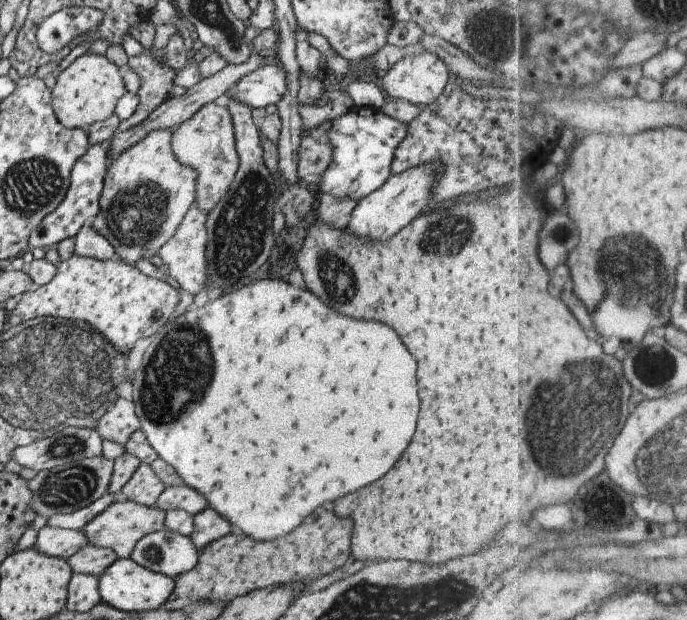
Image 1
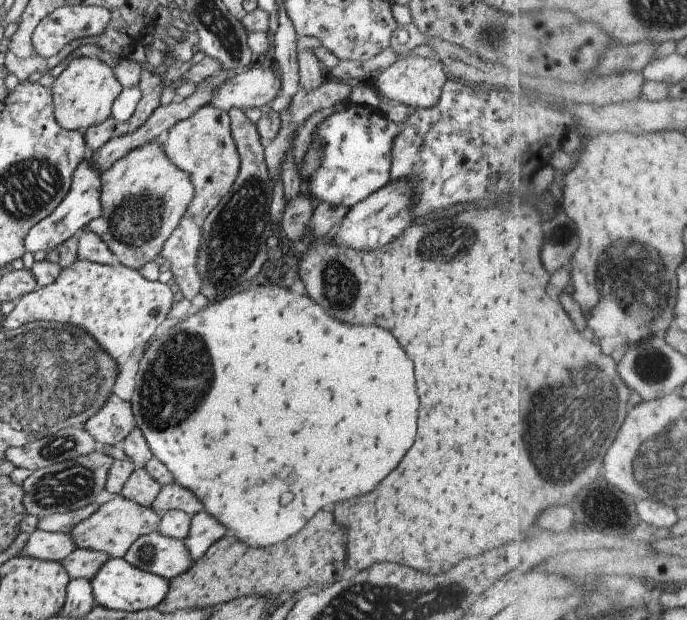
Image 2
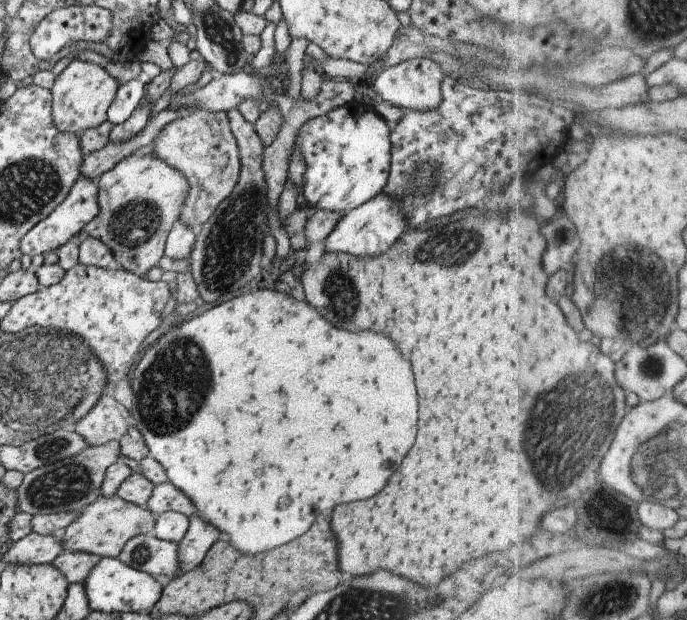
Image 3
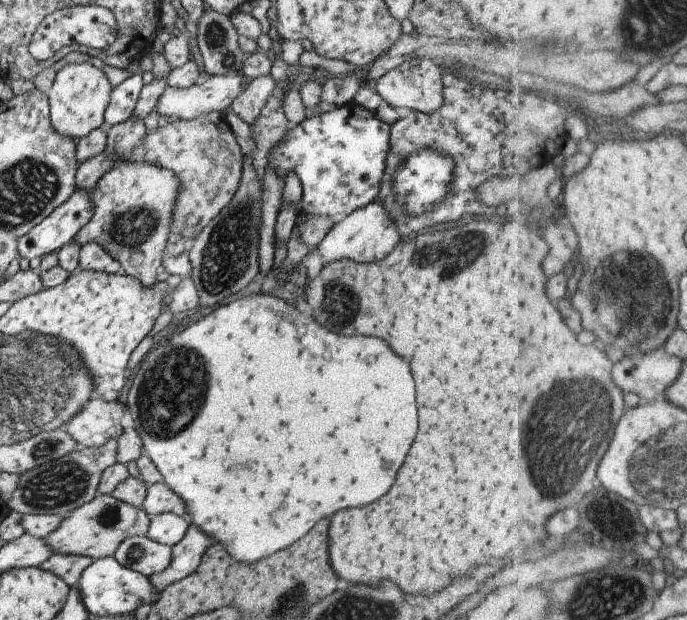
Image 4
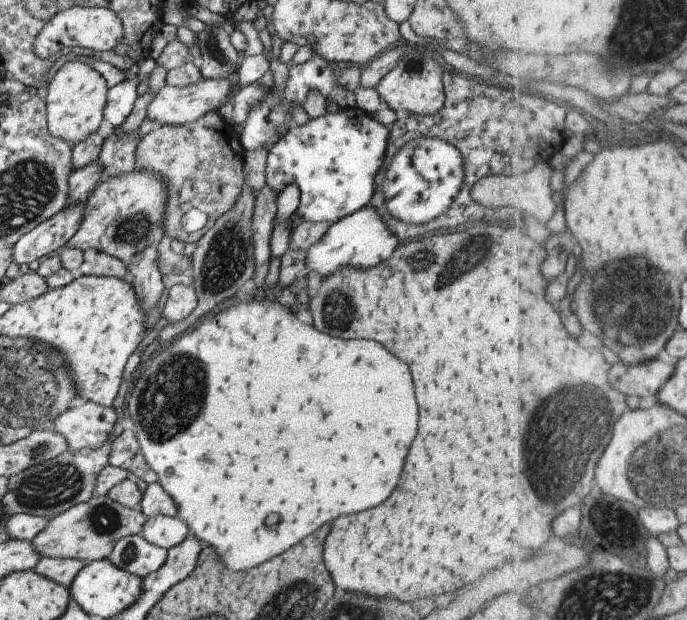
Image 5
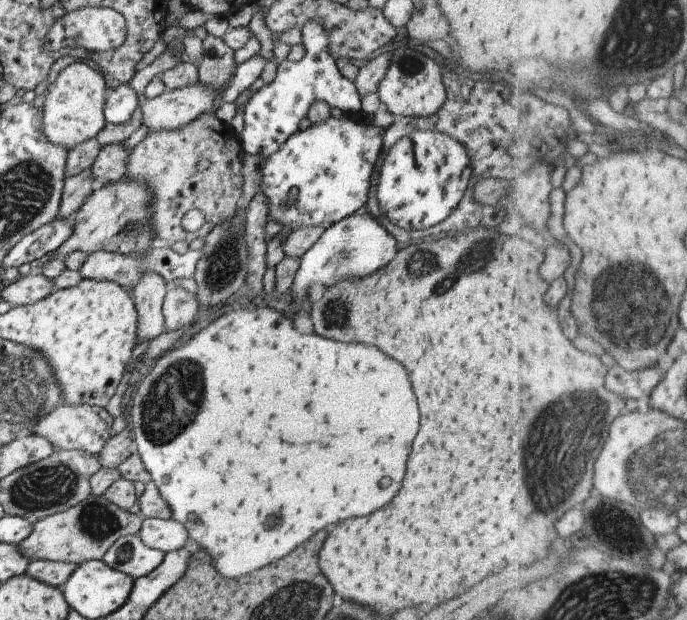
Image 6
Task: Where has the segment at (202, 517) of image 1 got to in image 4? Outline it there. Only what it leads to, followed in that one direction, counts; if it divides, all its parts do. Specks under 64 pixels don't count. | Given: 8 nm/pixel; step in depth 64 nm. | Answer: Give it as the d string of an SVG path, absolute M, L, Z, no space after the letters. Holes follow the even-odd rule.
M189 522L183 538L172 546L170 565L163 572L149 577L156 592L161 592L168 584L191 574L213 542L212 538Z

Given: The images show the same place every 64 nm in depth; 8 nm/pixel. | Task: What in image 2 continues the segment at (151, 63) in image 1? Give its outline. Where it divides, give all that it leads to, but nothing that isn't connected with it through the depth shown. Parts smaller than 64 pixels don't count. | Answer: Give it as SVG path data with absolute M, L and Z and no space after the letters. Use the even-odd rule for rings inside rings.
M147 69L140 70L140 77L138 78L140 99L137 101L133 114L125 122L116 123L112 132L113 137L127 134L141 126L159 106L159 96L164 87L161 78L160 74L150 73Z

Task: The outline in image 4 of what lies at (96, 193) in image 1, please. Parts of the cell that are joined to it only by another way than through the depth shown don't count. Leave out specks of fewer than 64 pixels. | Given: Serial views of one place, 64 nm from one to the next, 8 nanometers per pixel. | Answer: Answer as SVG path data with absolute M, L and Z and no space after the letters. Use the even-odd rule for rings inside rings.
M74 189L69 198L62 202L53 212L50 212L39 224L36 224L27 232L20 236L16 249L18 258L39 258L50 252L55 252L60 246L73 240L80 227L85 226L86 222L93 216L94 206L92 205L91 191L83 189Z

